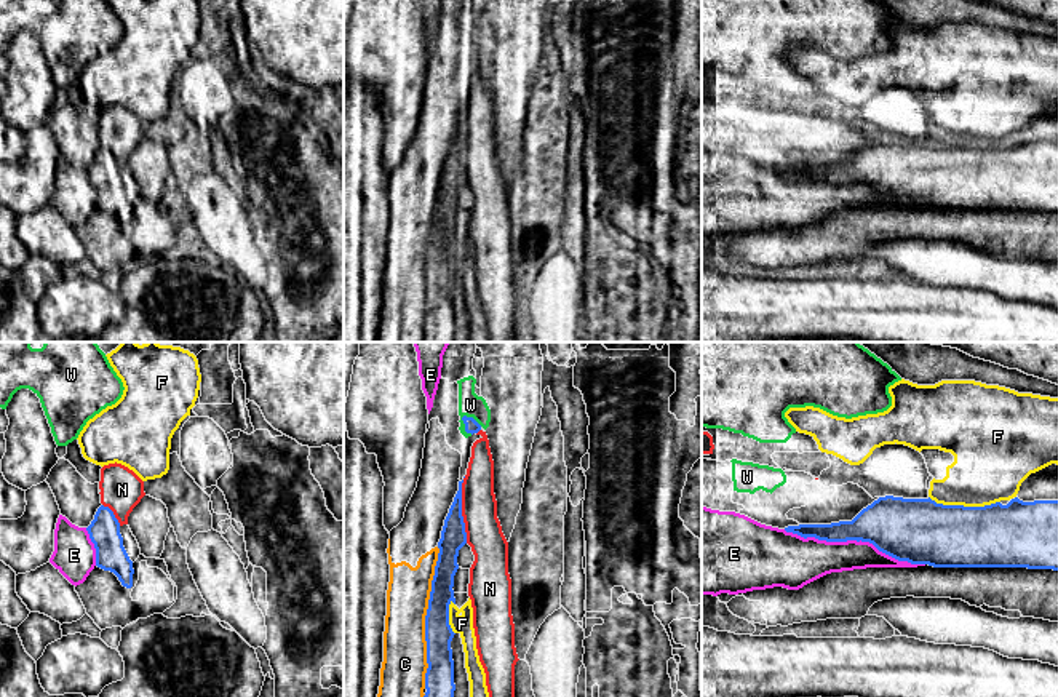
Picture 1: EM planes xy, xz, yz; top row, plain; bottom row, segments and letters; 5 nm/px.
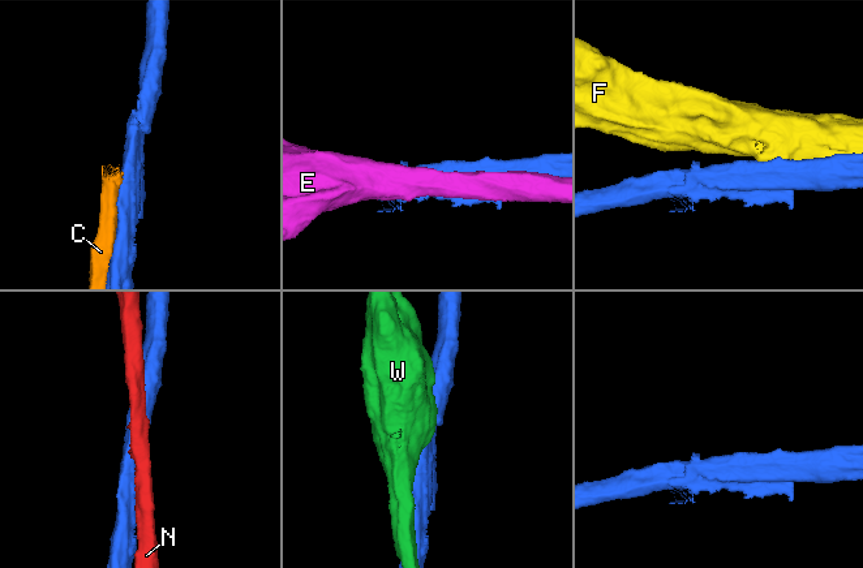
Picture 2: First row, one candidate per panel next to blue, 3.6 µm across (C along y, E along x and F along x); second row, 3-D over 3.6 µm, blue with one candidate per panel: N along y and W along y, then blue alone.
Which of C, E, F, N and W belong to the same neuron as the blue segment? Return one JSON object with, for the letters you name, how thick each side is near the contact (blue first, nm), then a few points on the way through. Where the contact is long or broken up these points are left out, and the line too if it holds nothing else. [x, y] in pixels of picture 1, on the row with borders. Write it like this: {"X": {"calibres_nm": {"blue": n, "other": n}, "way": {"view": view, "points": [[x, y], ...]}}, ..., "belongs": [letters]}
{"belongs": []}

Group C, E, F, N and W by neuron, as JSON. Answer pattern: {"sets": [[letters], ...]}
{"sets": [["C"], ["E"], ["F"], ["N"], ["W"]]}

